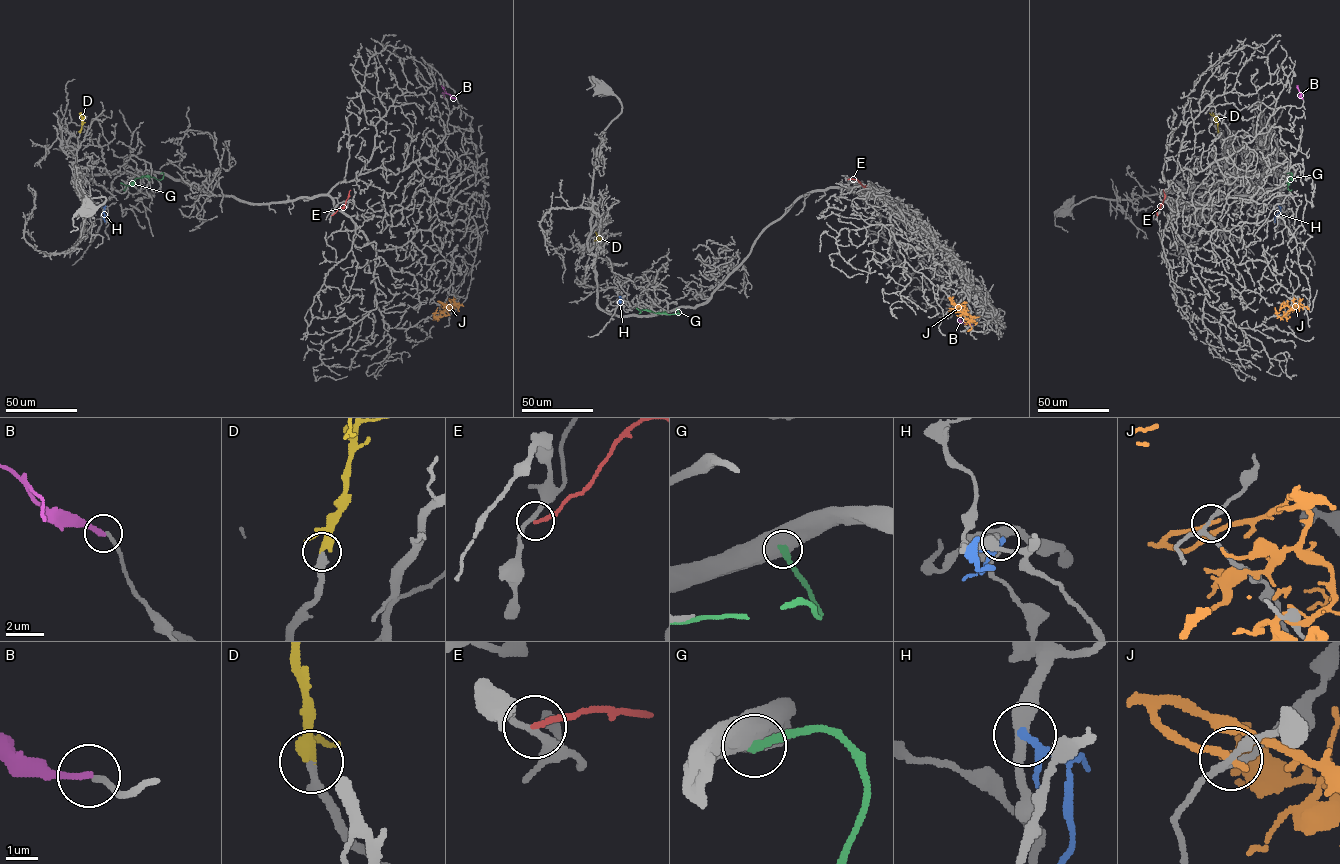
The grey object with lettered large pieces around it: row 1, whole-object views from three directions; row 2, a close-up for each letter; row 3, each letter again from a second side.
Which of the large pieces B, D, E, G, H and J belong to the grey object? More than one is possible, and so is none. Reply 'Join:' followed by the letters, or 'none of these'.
Join: D

